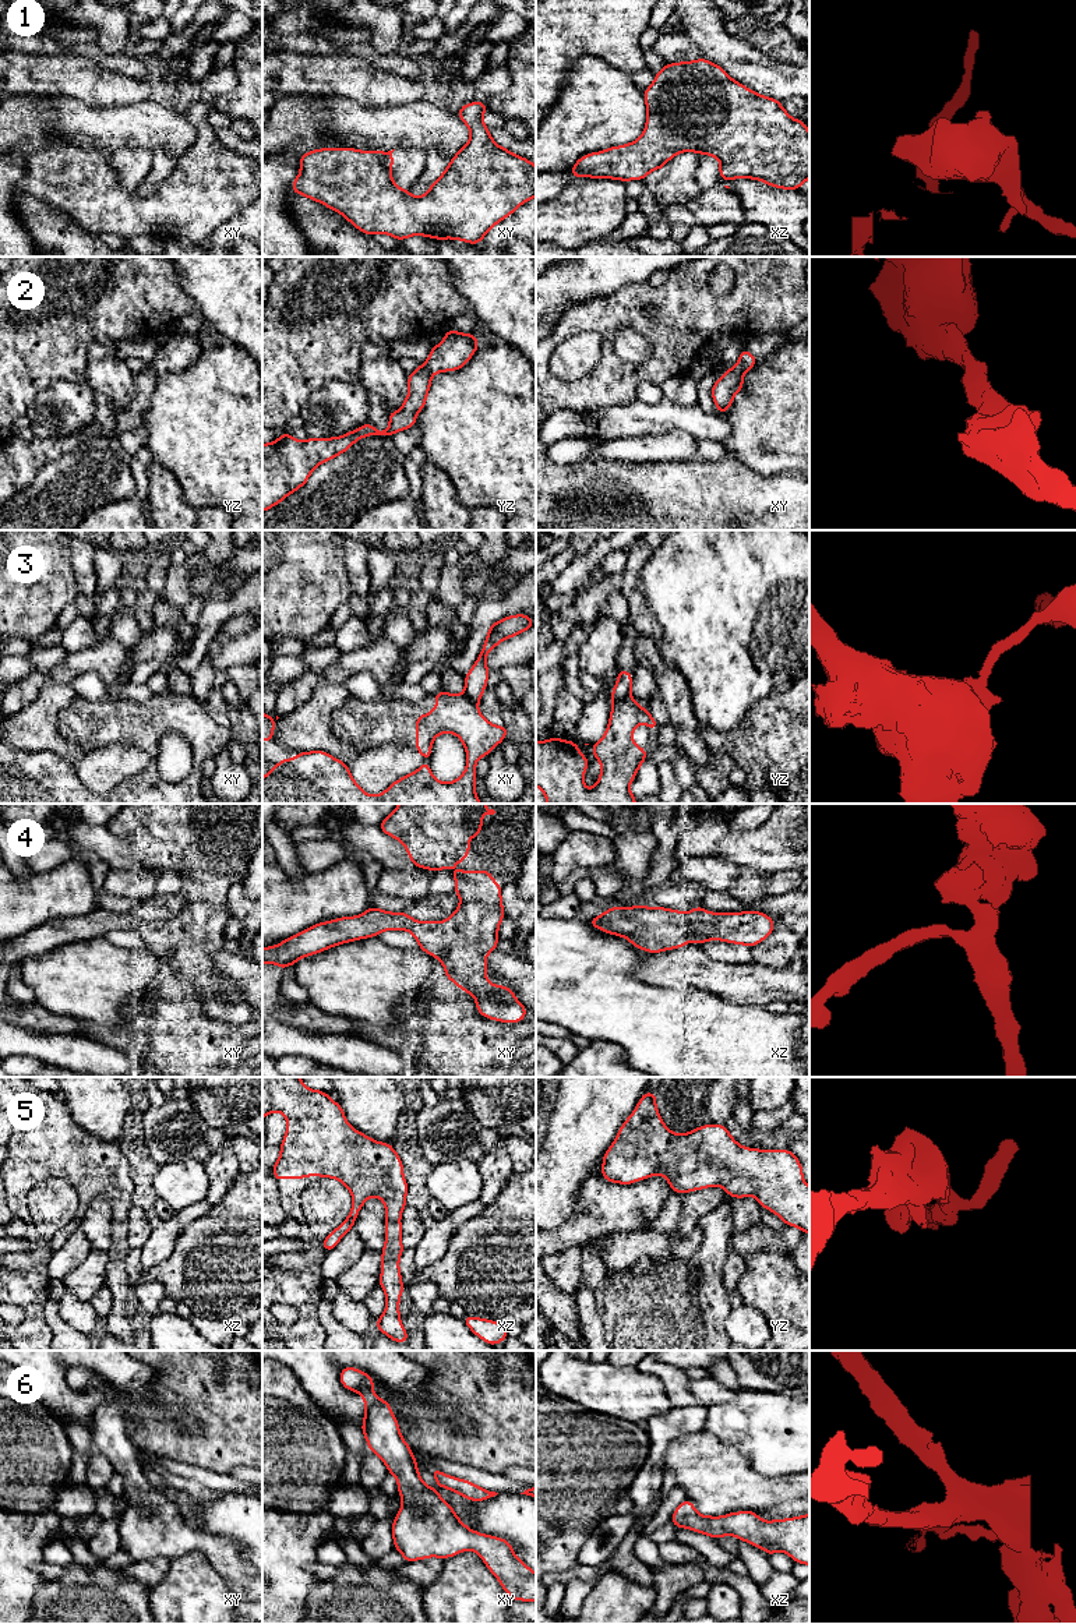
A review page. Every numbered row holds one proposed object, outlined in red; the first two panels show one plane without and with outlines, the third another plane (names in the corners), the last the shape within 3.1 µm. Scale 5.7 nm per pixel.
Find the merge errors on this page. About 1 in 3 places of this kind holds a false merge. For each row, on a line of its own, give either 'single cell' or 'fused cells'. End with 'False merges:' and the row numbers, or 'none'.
1: fused cells
2: single cell
3: fused cells
4: single cell
5: single cell
6: single cell
False merges: 1, 3

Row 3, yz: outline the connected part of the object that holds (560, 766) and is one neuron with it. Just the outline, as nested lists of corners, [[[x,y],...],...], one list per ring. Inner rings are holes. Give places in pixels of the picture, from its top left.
[[[634,696],[613,700],[608,727],[603,738],[590,745],[601,763],[601,773],[592,790],[583,785],[589,762],[575,745],[576,739],[553,737],[548,741],[536,741],[536,785],[547,804],[636,804],[629,784],[648,752],[631,737],[641,723],[649,730],[659,727],[649,710],[641,707]]]

